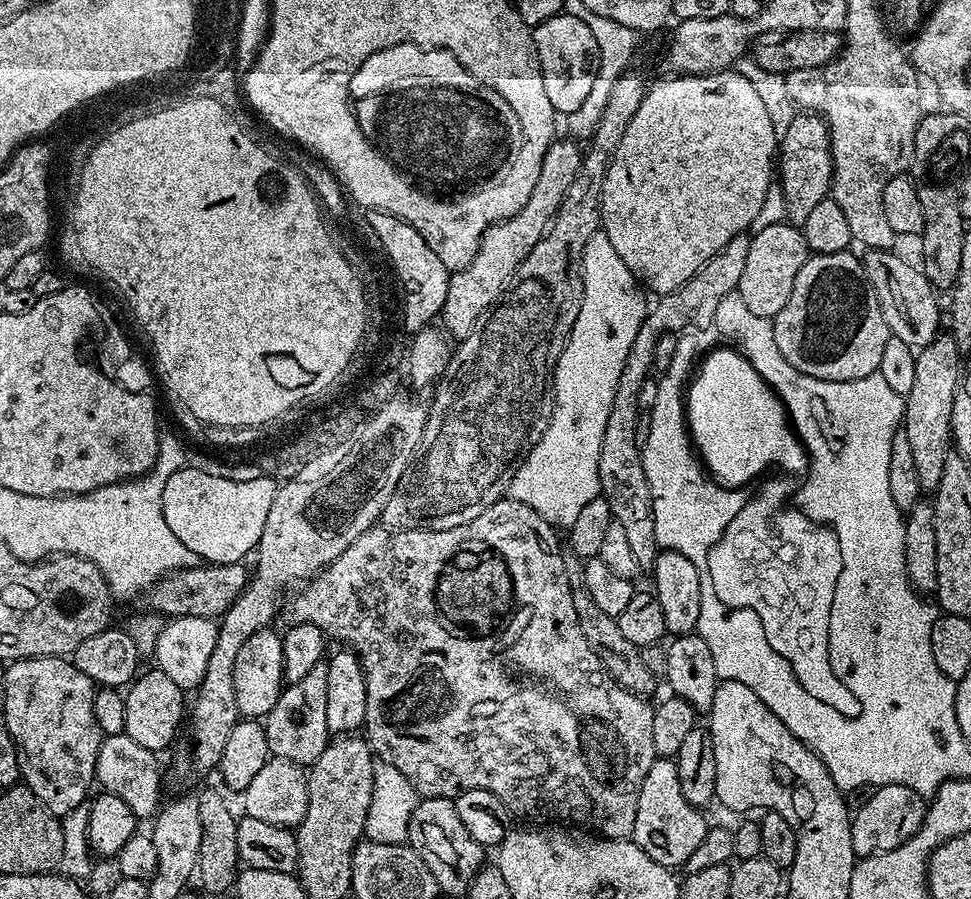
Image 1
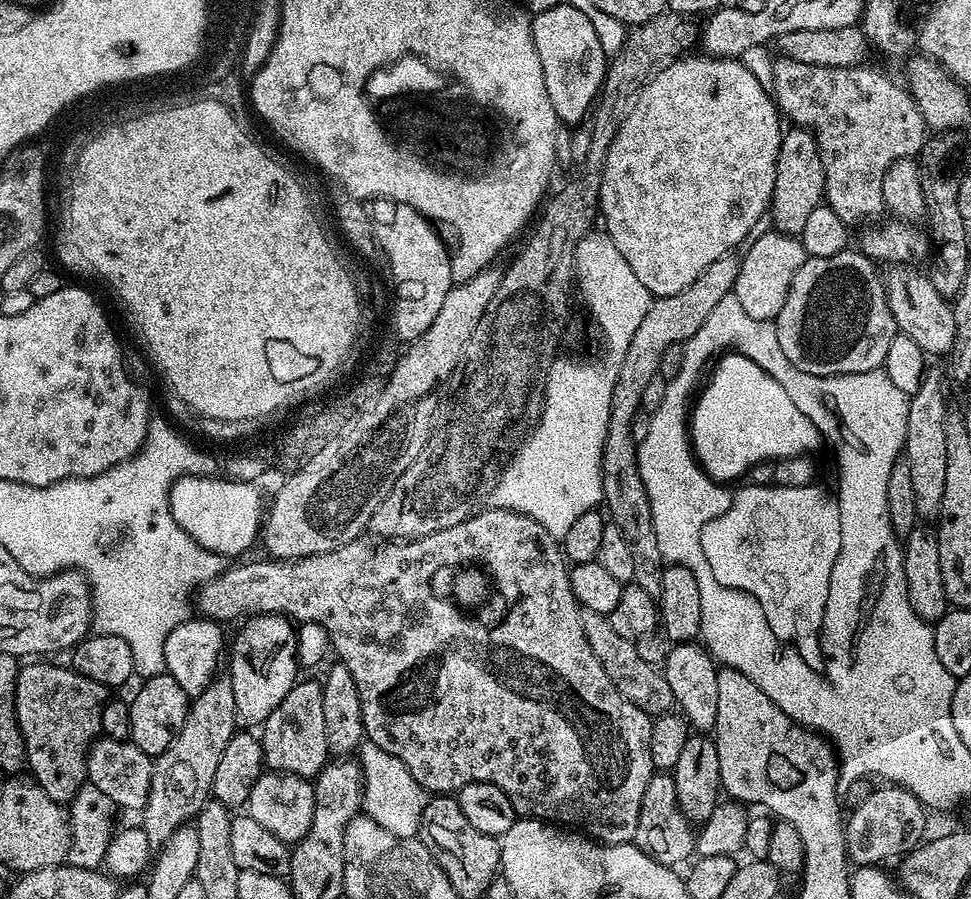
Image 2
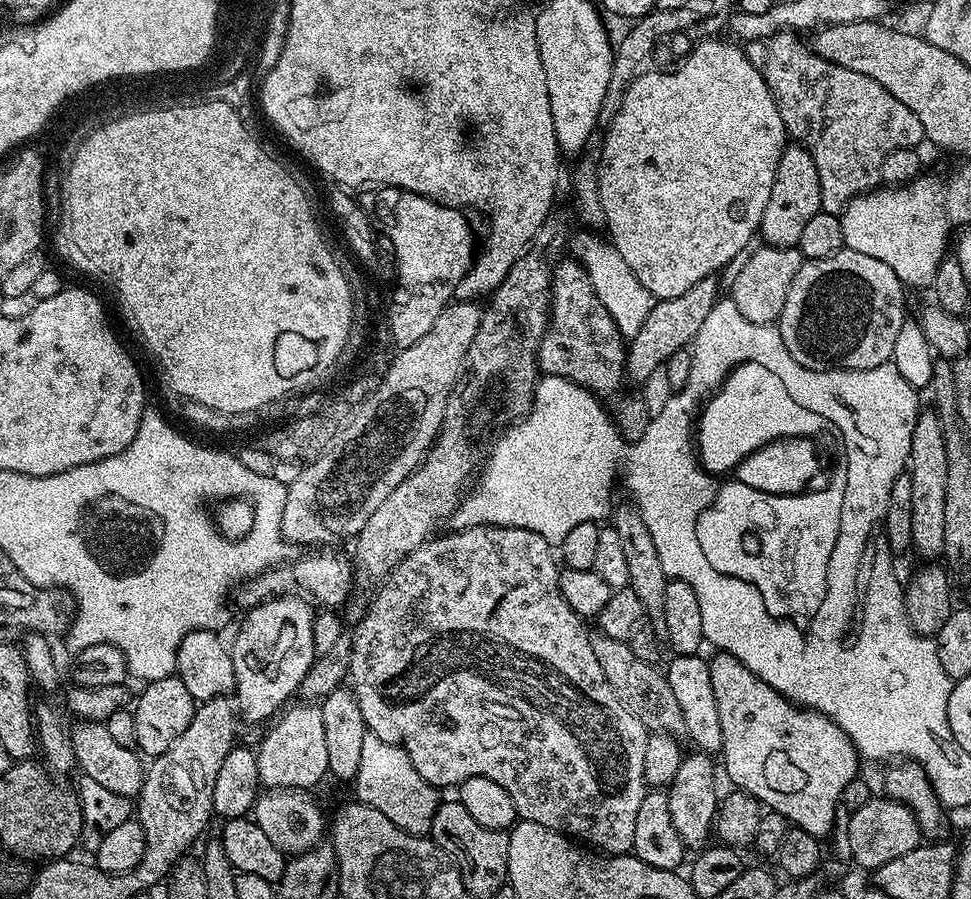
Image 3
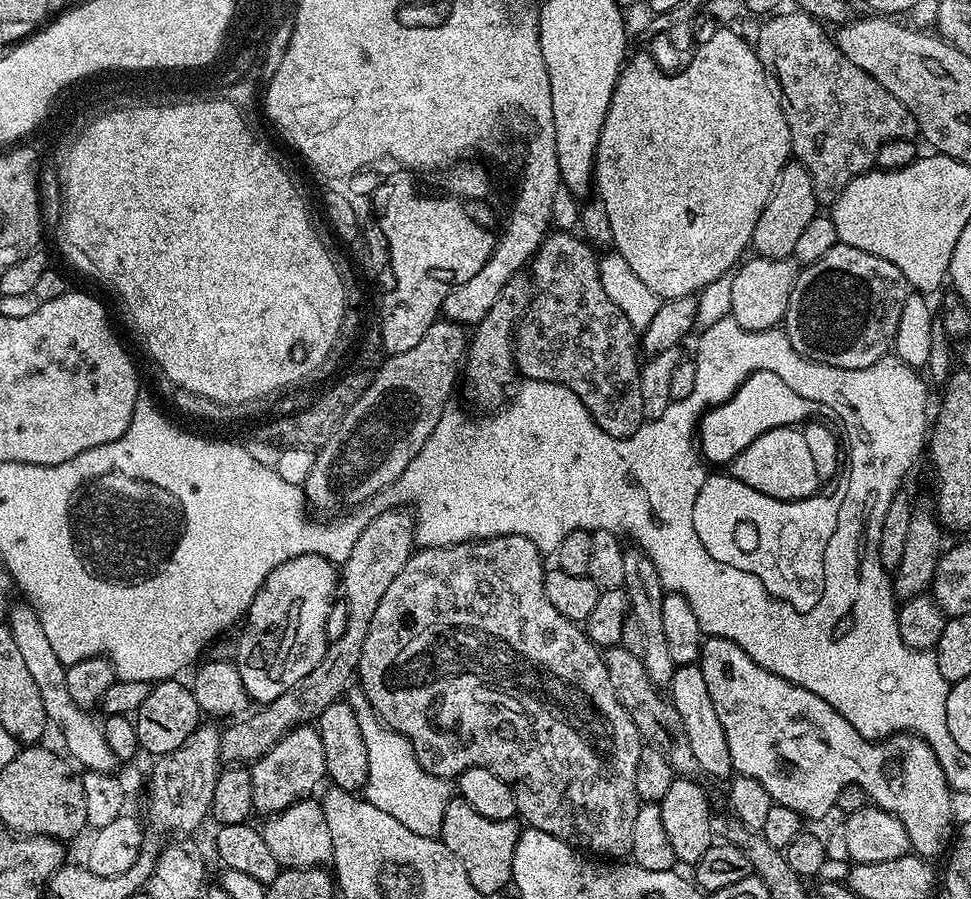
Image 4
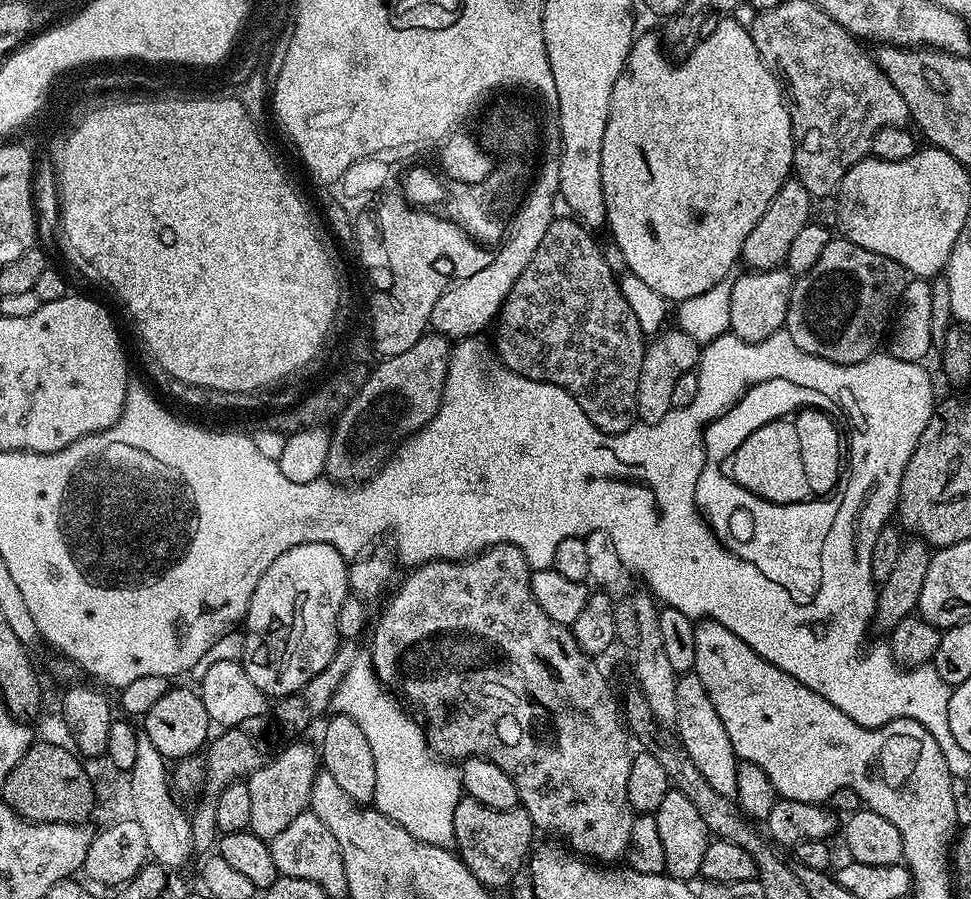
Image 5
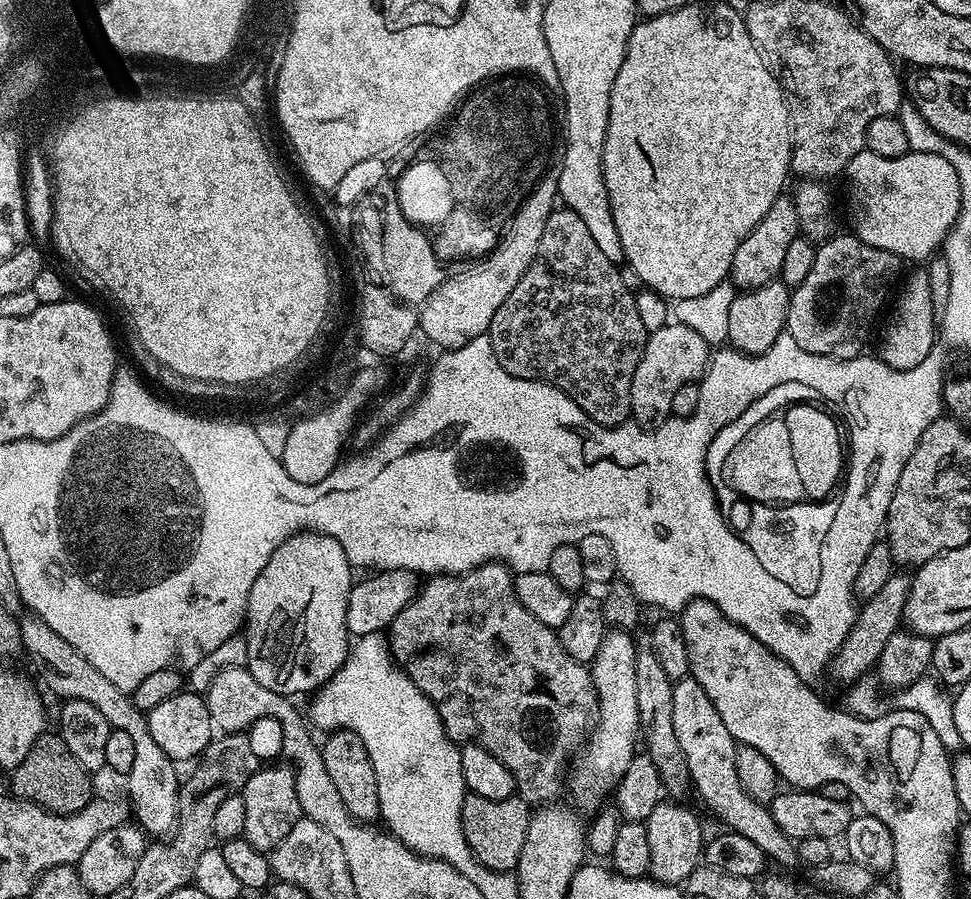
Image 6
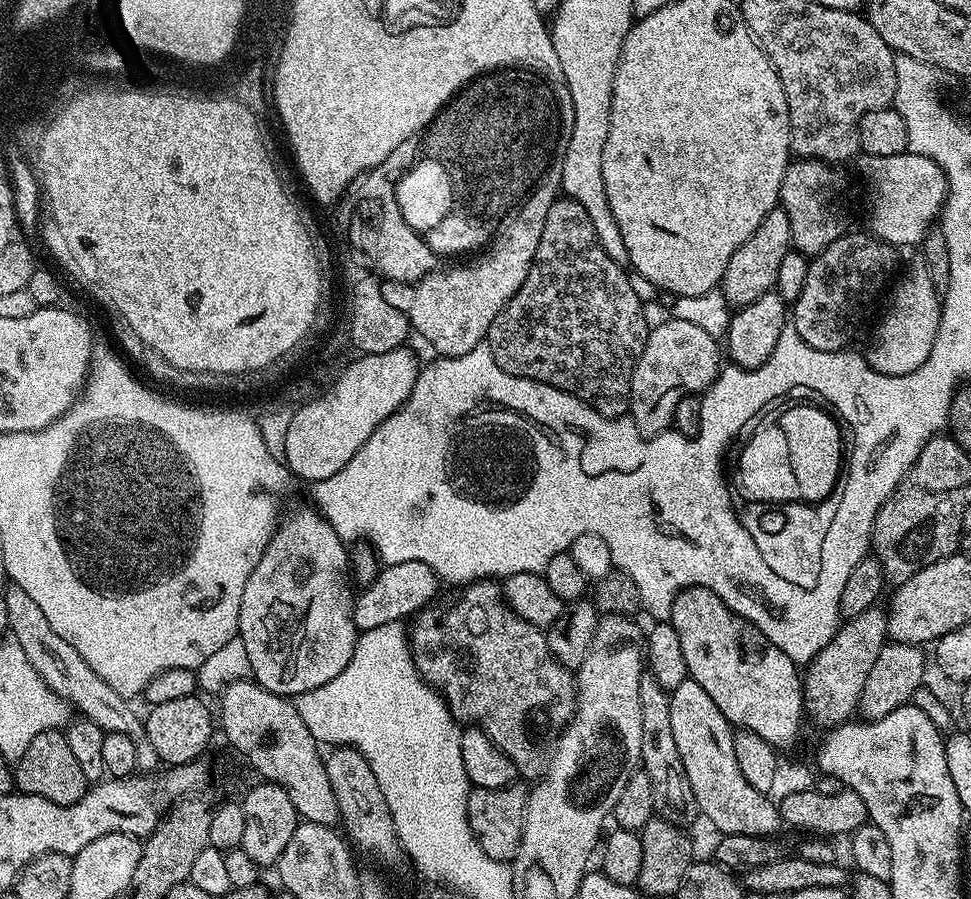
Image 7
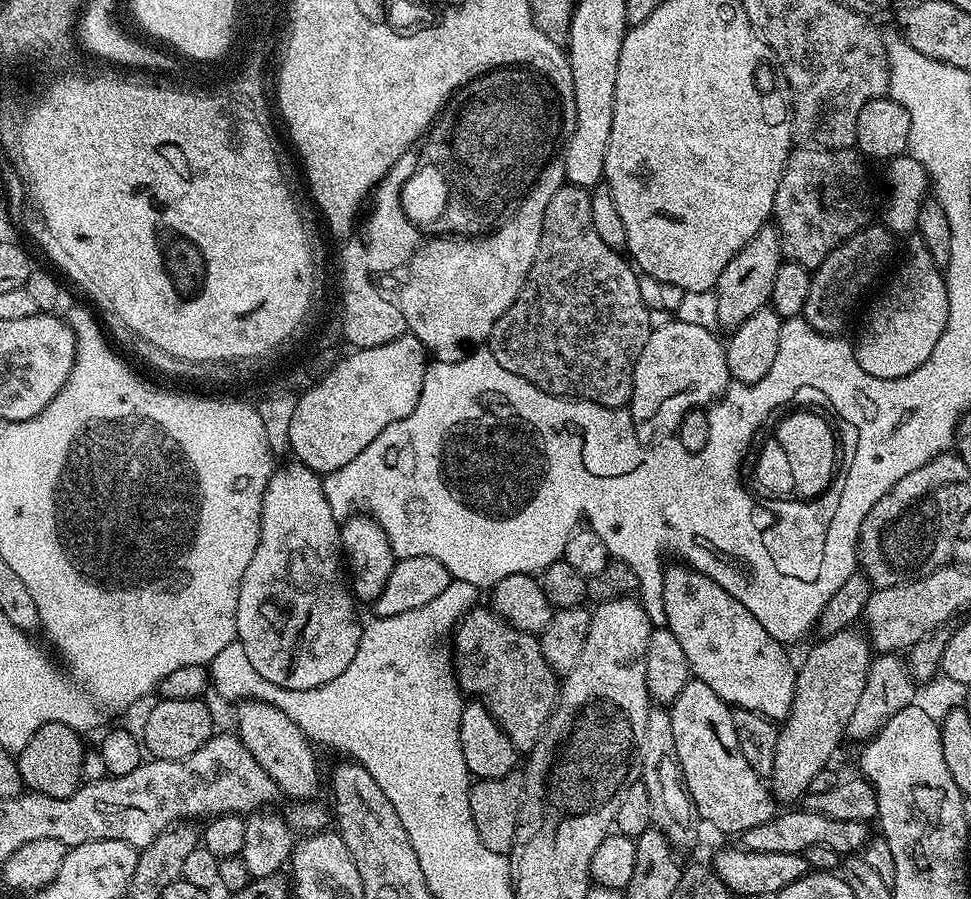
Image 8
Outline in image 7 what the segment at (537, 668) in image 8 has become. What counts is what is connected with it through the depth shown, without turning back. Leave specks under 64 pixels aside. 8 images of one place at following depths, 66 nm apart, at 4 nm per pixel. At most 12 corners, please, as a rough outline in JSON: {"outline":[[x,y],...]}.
{"outline":[[478,580],[410,624],[414,666],[525,781],[576,710],[547,635]]}

